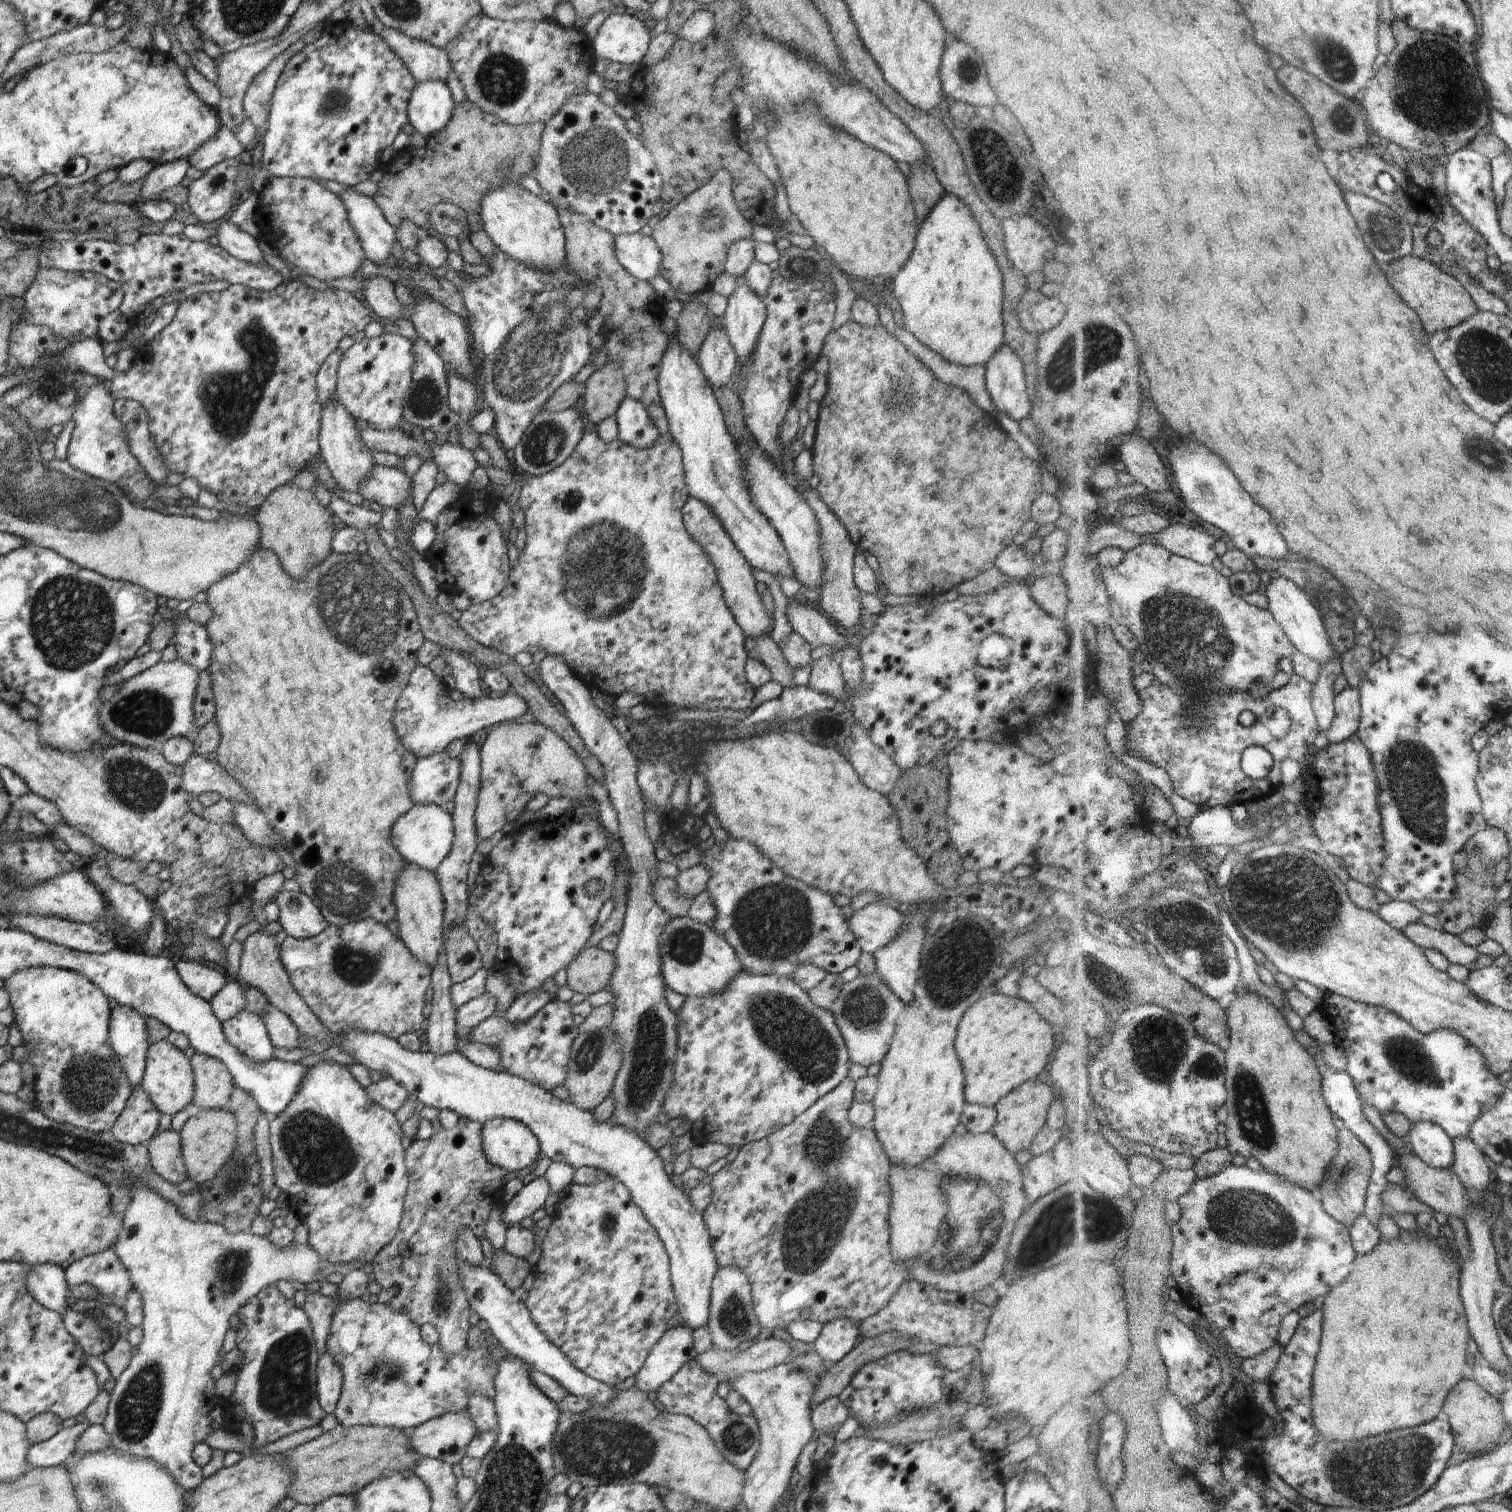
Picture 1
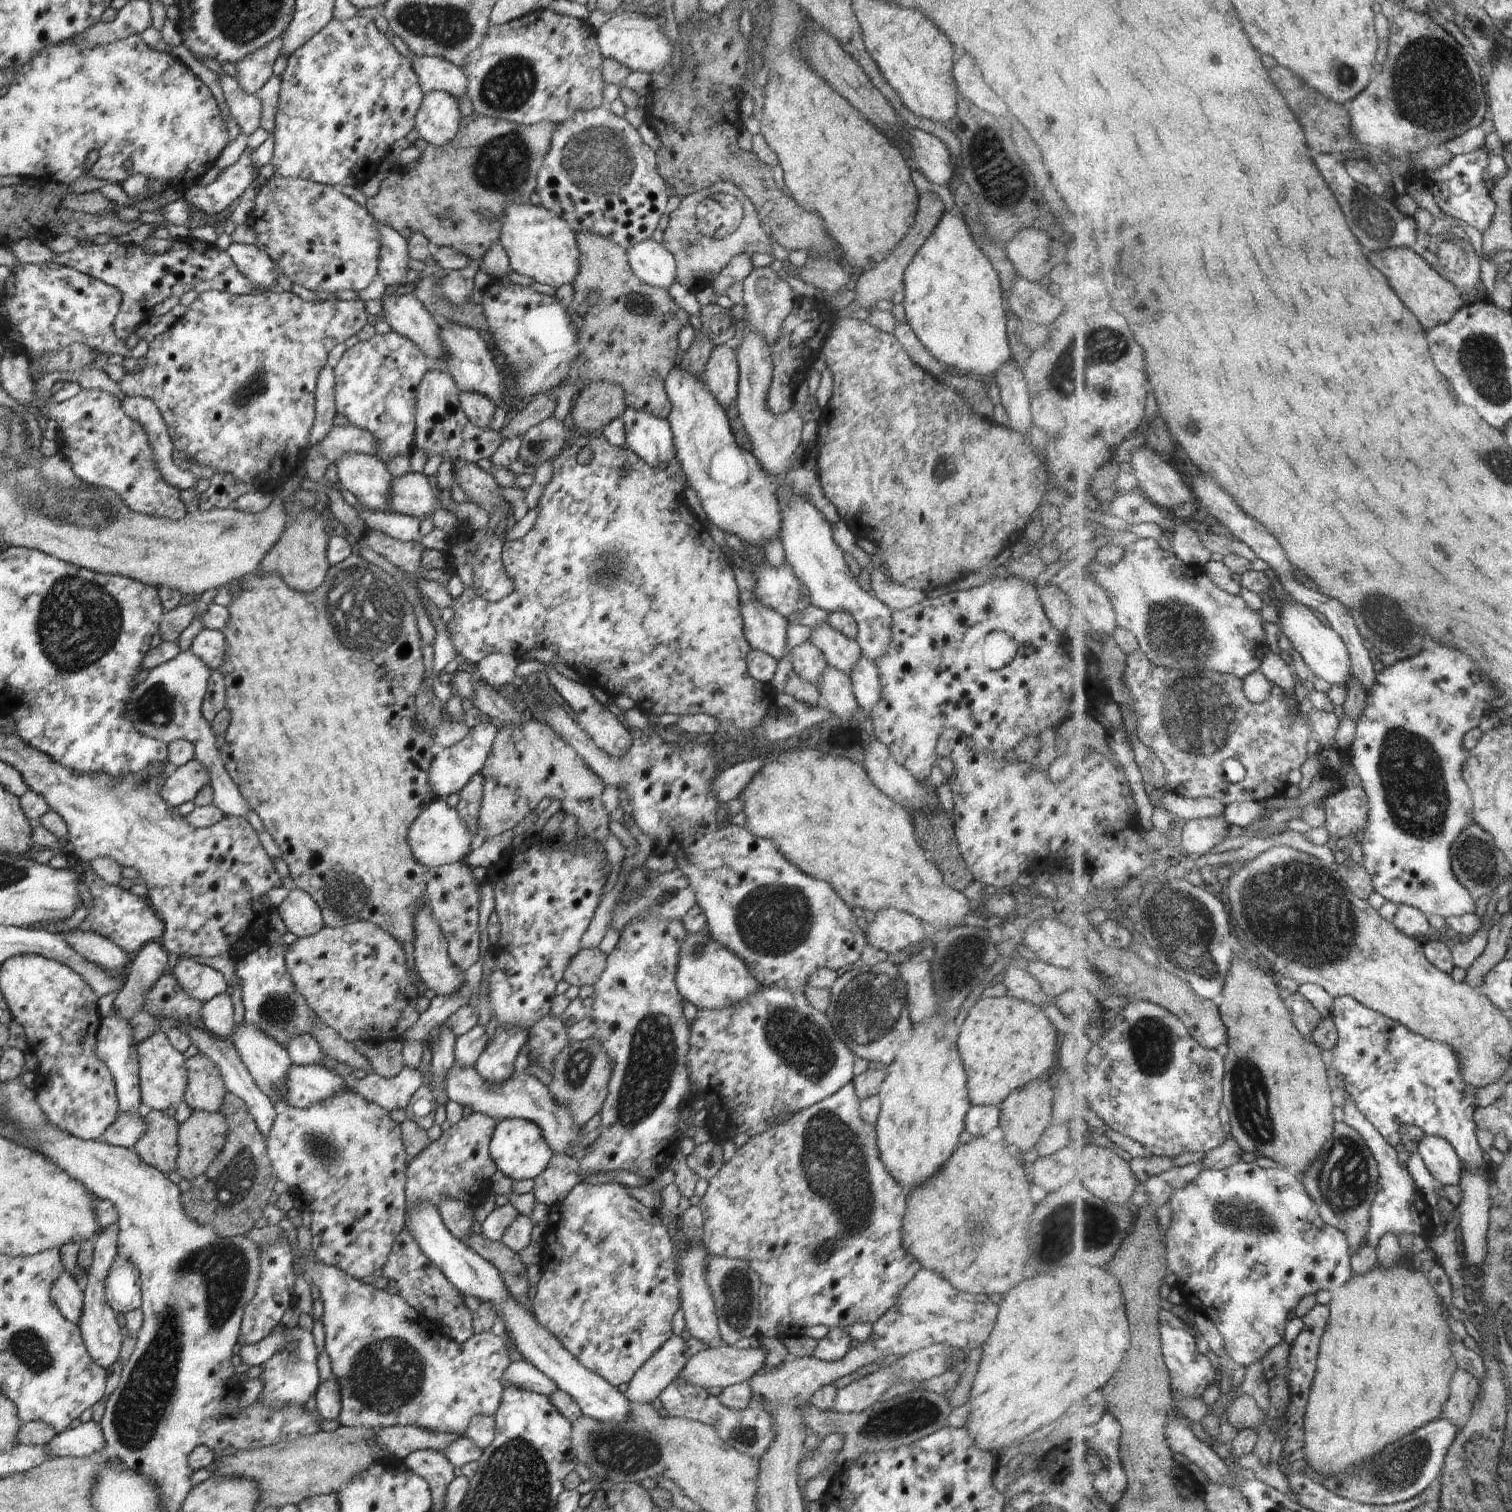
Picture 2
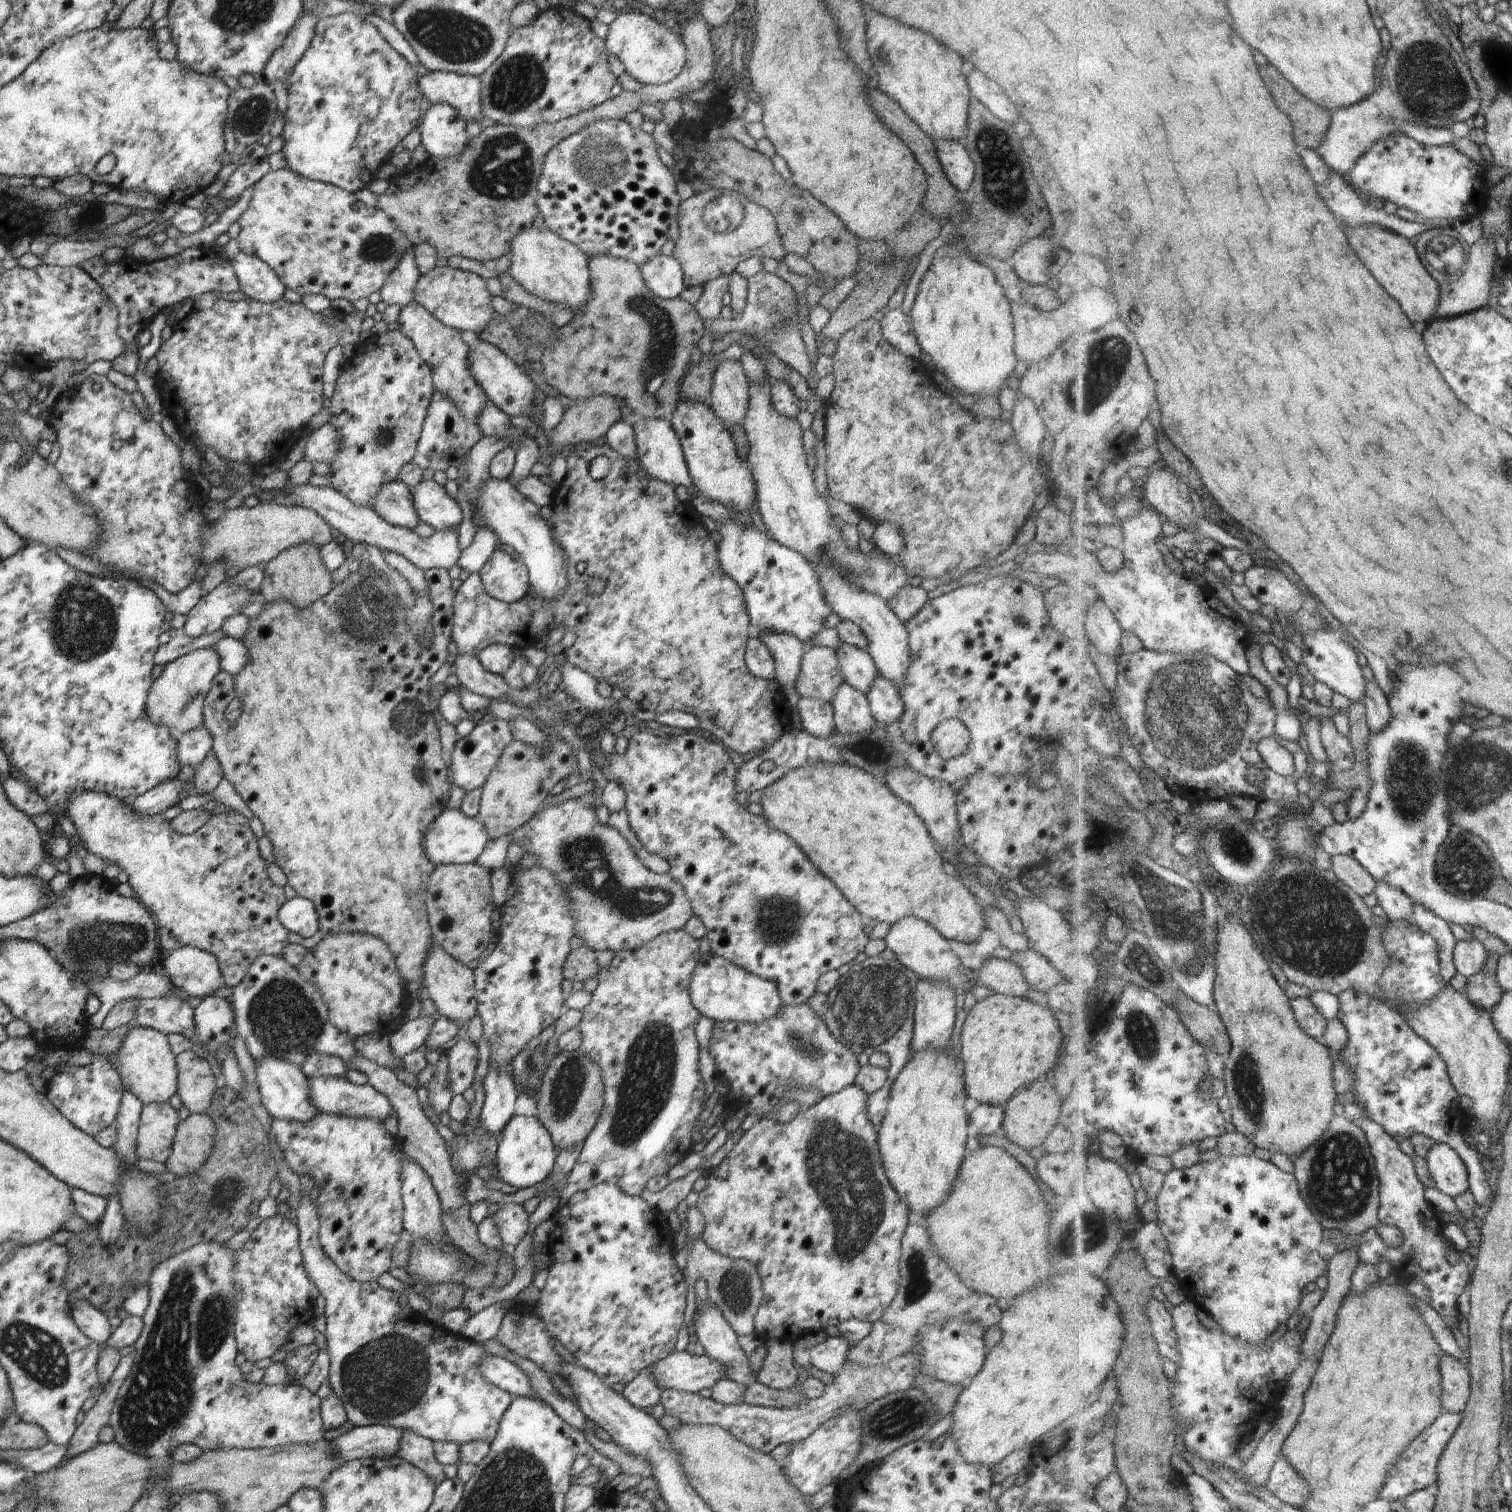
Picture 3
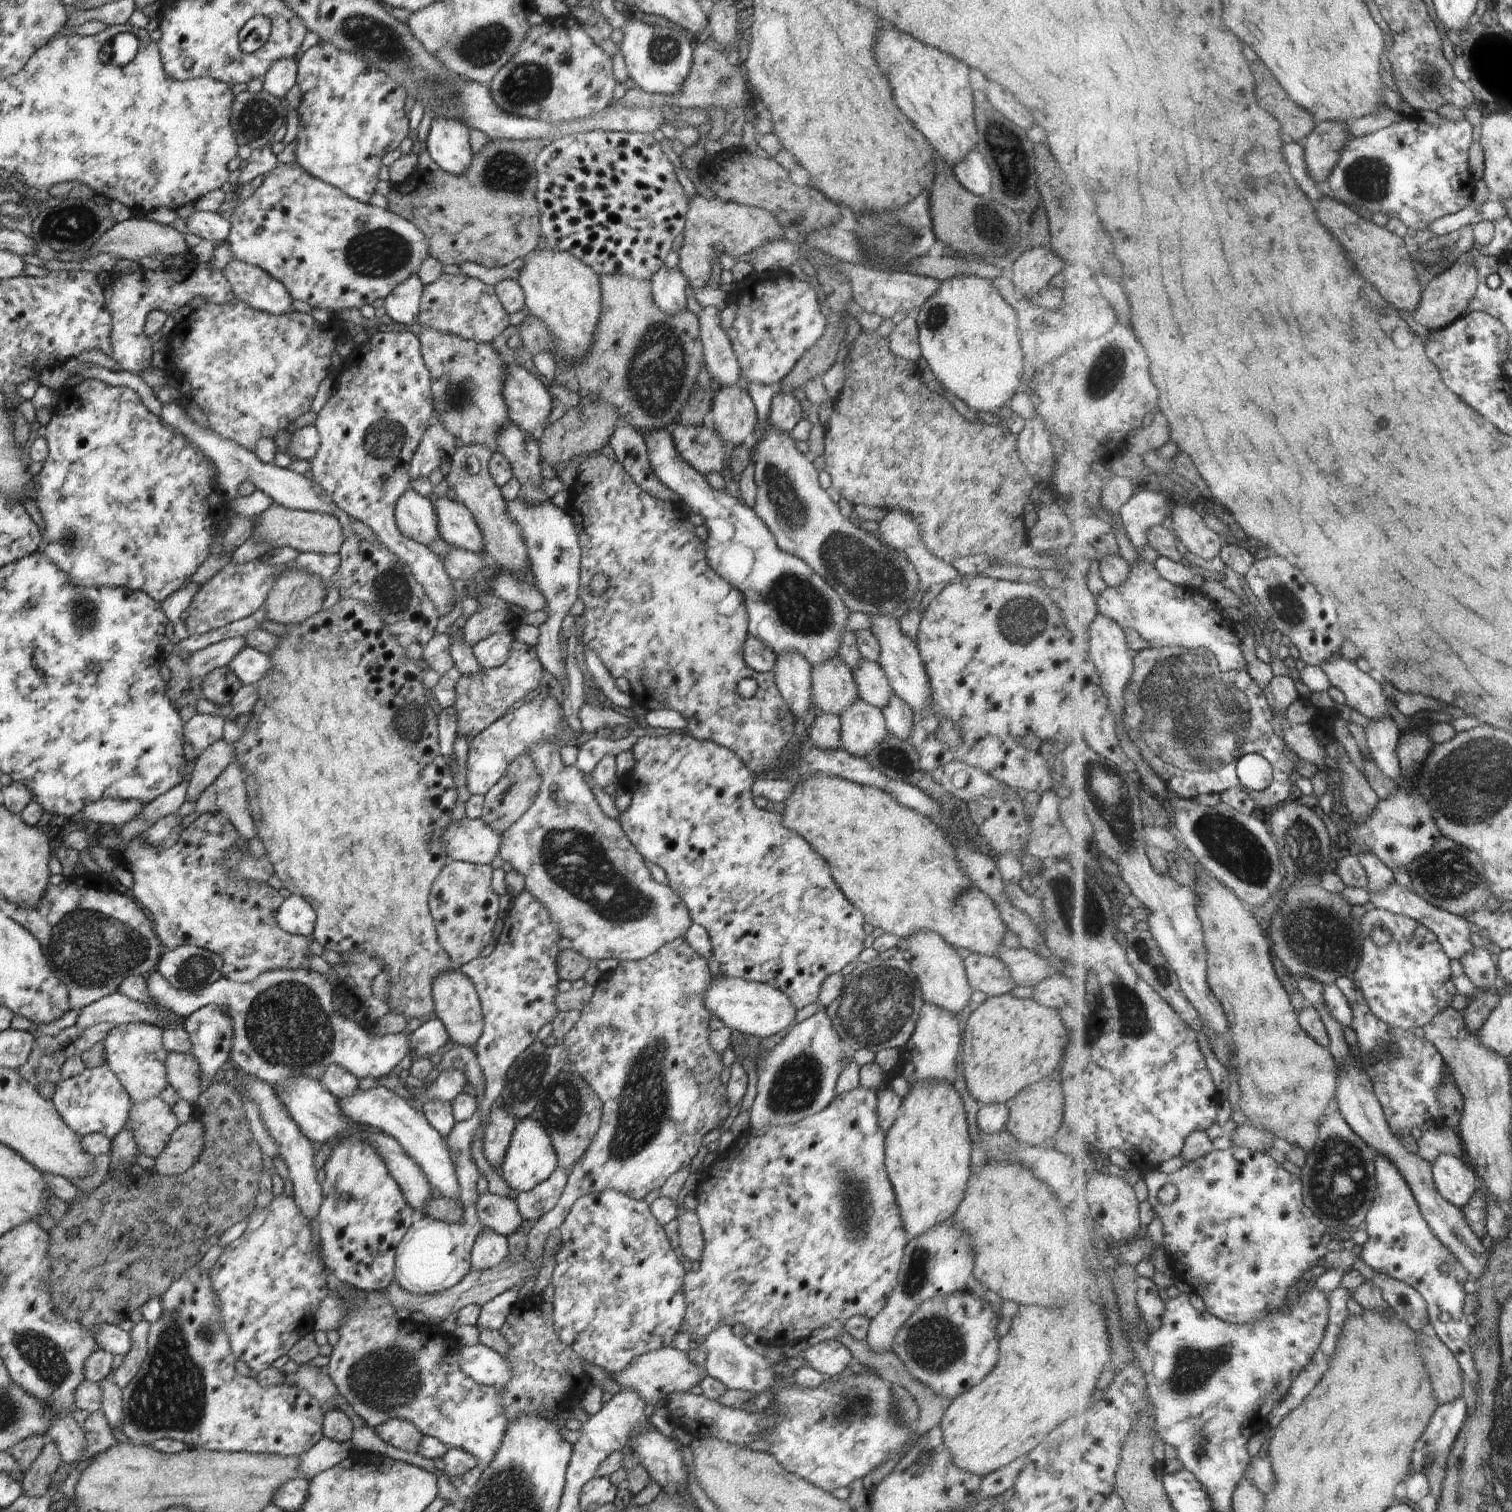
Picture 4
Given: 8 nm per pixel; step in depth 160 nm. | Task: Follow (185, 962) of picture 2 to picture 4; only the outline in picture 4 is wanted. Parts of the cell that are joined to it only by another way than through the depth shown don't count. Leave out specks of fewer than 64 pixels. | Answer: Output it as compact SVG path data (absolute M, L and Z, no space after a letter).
M184 945L162 953L154 970L177 989L198 992L223 976L223 958L194 945Z

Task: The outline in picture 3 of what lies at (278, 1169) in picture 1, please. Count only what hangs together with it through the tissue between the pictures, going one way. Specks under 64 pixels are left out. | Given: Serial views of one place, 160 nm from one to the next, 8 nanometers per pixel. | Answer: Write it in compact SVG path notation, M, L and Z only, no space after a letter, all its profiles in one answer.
M316 1113L314 1118L308 1122L296 1122L290 1119L273 1119L272 1127L268 1132L270 1139L276 1142L276 1146L281 1148L284 1153L284 1162L286 1166L299 1176L310 1174L316 1185L319 1185L319 1194L317 1199L316 1212L319 1218L319 1243L326 1256L330 1257L332 1262L351 1279L365 1283L368 1281L376 1281L378 1276L388 1272L393 1266L391 1252L398 1241L405 1241L405 1230L403 1227L403 1200L402 1200L402 1179L401 1179L401 1163L403 1162L403 1151L400 1149L399 1140L388 1135L384 1128L384 1122L364 1116L349 1117L348 1115Z

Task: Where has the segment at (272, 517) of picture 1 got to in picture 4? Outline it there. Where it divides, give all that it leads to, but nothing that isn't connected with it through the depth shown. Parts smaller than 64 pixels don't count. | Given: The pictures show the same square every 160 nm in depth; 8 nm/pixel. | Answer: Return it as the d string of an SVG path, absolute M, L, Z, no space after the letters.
M288 567L282 571L266 597L265 618L280 624L293 625L301 623L304 619L315 615L324 604L327 590L324 588L324 580L319 576L310 574L304 569L298 567Z

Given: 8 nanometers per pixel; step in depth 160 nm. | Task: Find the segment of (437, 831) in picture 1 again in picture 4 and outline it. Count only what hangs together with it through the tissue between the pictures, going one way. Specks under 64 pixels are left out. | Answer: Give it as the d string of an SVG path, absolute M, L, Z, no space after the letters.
M481 818L452 820L441 834L441 847L449 860L475 865L490 865L498 855L501 834L492 830Z

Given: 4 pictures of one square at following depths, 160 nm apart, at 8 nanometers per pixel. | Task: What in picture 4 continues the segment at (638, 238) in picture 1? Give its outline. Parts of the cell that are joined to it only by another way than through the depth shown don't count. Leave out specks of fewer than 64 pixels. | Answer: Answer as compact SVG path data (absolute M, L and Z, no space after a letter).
M662 265L650 281L652 298L660 310L673 315L687 308L687 280L677 268Z

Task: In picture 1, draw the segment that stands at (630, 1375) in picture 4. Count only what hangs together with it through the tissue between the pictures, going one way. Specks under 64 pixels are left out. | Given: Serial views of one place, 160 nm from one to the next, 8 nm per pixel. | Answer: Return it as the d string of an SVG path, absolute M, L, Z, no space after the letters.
M769 1337L753 1343L745 1351L723 1351L713 1347L695 1358L699 1365L718 1378L719 1382L730 1381L745 1372L765 1371L788 1360L794 1355L793 1348L779 1338Z

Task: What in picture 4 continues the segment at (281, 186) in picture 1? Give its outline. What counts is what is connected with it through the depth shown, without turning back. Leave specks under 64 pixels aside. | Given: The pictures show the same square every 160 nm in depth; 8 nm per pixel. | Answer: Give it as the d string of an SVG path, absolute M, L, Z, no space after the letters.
M296 161L291 163L278 164L274 170L265 174L261 185L256 189L256 192L238 204L232 211L229 219L231 222L231 231L228 235L227 241L231 248L233 258L257 267L261 267L268 274L278 279L286 290L296 299L303 300L306 304L310 304L312 308L326 308L333 315L339 315L340 312L348 308L356 308L360 310L366 304L374 304L378 298L386 298L392 292L392 289L402 282L406 277L416 272L420 263L428 257L428 241L421 230L418 230L410 221L402 218L400 215L390 212L388 209L372 206L370 203L363 203L355 198L344 194L335 186L326 184L311 174L308 174Z

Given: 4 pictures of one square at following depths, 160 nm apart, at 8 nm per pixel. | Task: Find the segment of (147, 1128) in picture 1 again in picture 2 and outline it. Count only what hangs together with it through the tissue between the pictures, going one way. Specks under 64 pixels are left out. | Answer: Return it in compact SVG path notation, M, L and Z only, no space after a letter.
M120 1113L117 1119L101 1134L100 1139L109 1145L133 1149L147 1131L143 1113Z

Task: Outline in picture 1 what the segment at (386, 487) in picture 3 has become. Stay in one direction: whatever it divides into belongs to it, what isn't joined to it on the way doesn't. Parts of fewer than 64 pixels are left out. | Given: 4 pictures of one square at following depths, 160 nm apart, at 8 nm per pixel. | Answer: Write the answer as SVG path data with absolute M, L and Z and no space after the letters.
M332 396L334 399L328 399L321 406L320 430L318 435L319 454L321 460L330 469L337 486L346 492L359 492L359 484L364 481L376 465L371 457L371 450L364 444L361 434L354 425L353 416L342 406L342 403Z

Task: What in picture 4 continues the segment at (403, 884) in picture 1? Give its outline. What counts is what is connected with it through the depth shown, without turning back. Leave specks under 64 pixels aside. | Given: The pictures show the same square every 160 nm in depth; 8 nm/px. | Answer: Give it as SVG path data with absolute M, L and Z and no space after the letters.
M448 969L436 975L432 981L432 996L435 1014L446 1027L456 1045L471 1048L483 1033L481 1002L472 981L458 969Z

